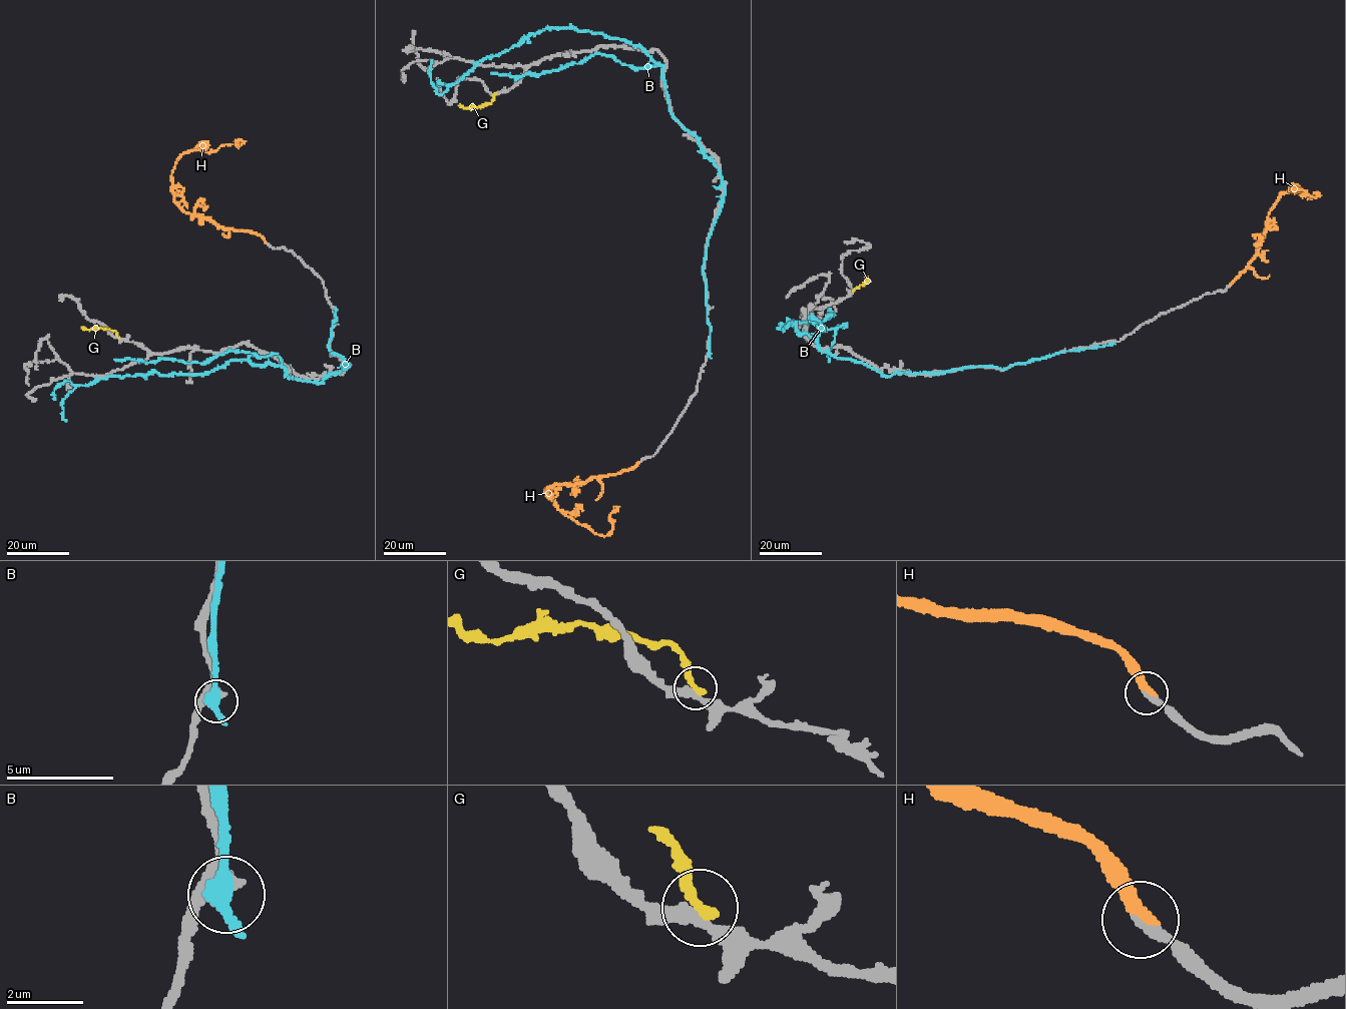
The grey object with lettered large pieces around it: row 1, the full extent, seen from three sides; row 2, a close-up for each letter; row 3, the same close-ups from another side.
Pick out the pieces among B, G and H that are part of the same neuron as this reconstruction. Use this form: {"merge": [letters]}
{"merge": ["H"]}

